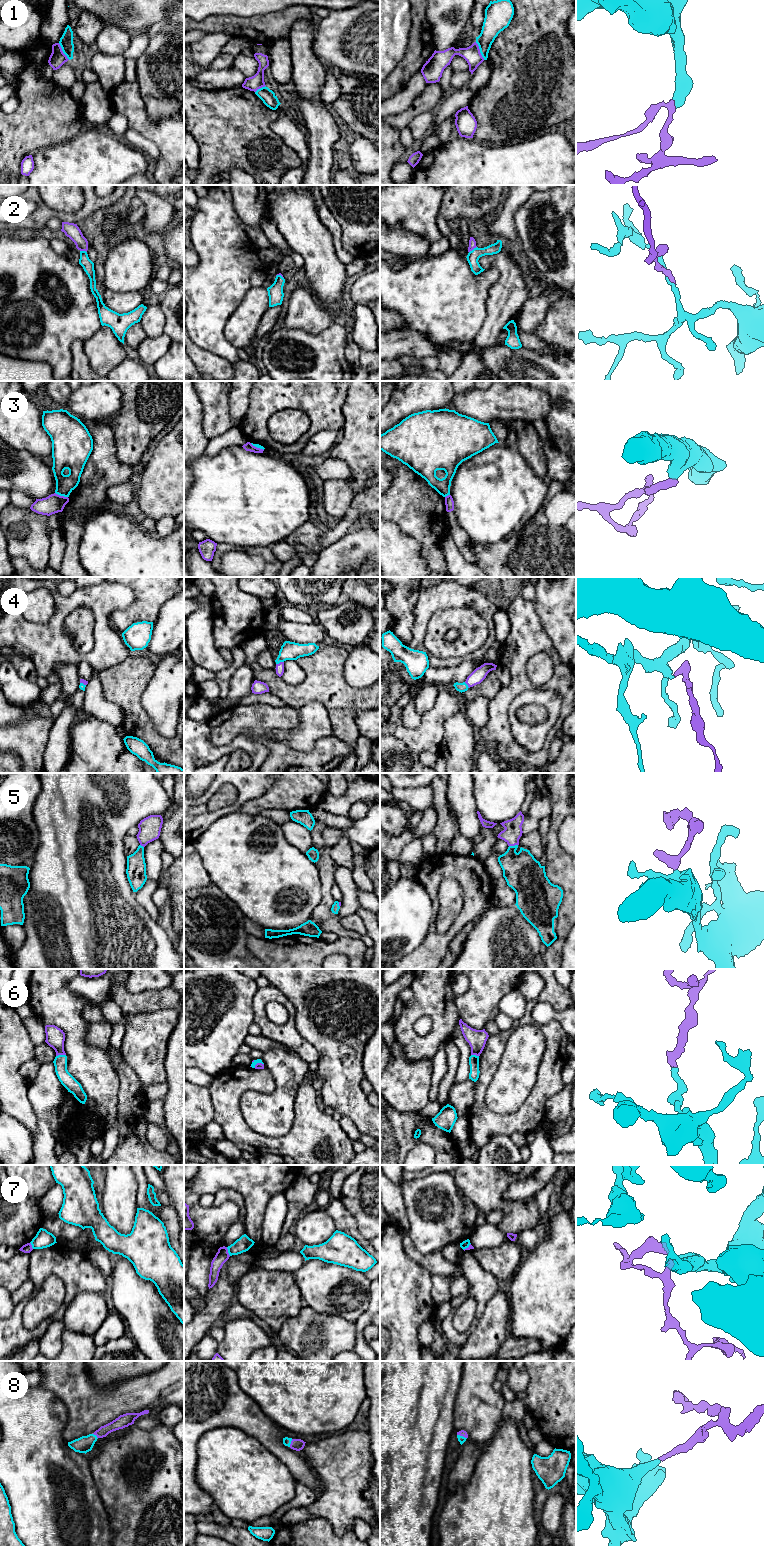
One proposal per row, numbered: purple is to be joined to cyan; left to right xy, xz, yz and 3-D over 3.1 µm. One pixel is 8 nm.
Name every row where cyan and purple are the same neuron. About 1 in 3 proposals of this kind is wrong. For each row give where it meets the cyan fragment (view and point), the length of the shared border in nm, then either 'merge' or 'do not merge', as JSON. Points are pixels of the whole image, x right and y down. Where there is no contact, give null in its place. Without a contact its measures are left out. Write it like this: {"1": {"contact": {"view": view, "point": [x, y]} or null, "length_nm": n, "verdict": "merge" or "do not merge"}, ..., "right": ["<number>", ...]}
{"1": {"contact": {"view": "yz", "point": [480, 51]}, "length_nm": 160, "verdict": "do not merge"}, "2": {"contact": {"view": "yz", "point": [473, 249]}, "length_nm": 80, "verdict": "merge"}, "3": {"contact": {"view": "xy", "point": [61, 495]}, "length_nm": 110, "verdict": "do not merge"}, "4": {"contact": {"view": "xz", "point": [279, 662]}, "length_nm": 70, "verdict": "merge"}, "5": {"contact": {"view": "yz", "point": [513, 846]}, "length_nm": 70, "verdict": "merge"}, "6": {"contact": {"view": "xy", "point": [60, 1055]}, "length_nm": 80, "verdict": "merge"}, "7": {"contact": {"view": "xz", "point": [228, 1251]}, "length_nm": 80, "verdict": "do not merge"}, "8": {"contact": {"view": "xz", "point": [290, 1443]}, "length_nm": 70, "verdict": "merge"}, "right": ["2", "4", "5", "6", "8"]}

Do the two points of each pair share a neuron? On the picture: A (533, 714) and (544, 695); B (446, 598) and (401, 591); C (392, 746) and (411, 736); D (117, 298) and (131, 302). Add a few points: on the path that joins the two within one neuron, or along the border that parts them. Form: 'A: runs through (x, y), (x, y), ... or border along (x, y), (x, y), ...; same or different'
A: border along (547, 711), (538, 705), (525, 704), (516, 714); different
B: border along (420, 591), (414, 607), (413, 617); different
C: border along (390, 731), (418, 754); different
D: runs through (120, 301), (128, 302); same

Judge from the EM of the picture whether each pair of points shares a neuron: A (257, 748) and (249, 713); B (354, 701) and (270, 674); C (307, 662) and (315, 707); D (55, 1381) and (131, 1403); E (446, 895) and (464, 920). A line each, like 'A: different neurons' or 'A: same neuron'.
A: different neurons
B: same neuron
C: different neurons
D: same neuron
E: different neurons

